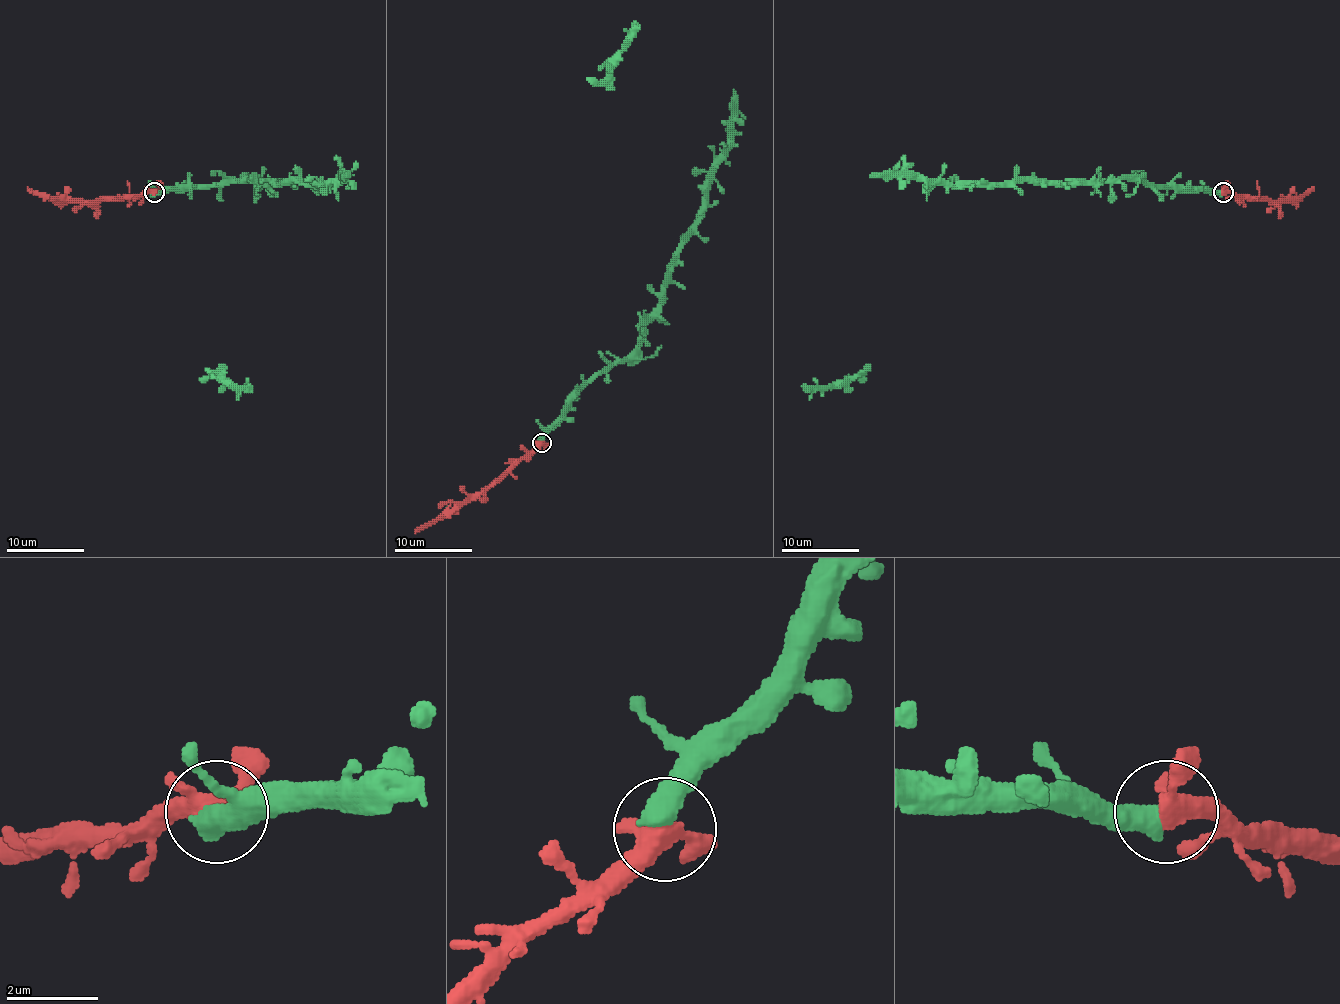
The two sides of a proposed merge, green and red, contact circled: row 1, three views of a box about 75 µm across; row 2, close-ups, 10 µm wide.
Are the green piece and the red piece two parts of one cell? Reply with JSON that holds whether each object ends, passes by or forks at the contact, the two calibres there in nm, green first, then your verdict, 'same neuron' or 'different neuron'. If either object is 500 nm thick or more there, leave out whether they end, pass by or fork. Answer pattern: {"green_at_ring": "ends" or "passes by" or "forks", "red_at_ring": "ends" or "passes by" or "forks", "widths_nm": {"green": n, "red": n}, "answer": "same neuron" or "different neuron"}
{"widths_nm": {"green": 600, "red": 360}, "answer": "same neuron"}

